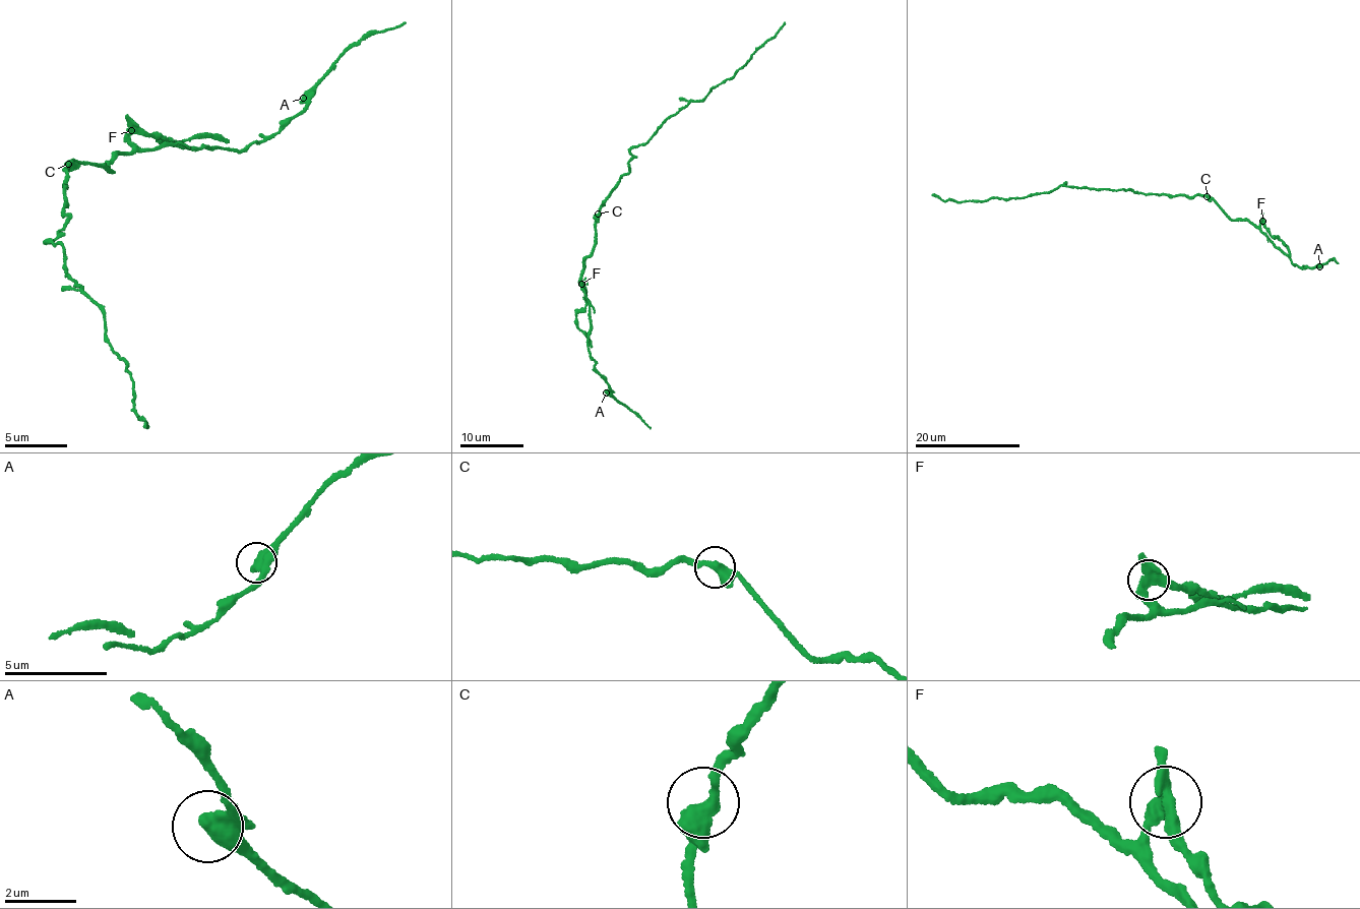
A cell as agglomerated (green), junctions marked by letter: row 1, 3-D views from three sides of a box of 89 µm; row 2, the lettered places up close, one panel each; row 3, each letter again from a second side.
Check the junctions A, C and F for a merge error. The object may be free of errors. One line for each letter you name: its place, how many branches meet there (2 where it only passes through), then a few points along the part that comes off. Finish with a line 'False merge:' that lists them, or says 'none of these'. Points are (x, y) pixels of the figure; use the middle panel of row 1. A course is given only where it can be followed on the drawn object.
F: place (581, 284); branches 3; course (582, 284), (586, 303), (576, 319), (592, 347)
False merge: F

